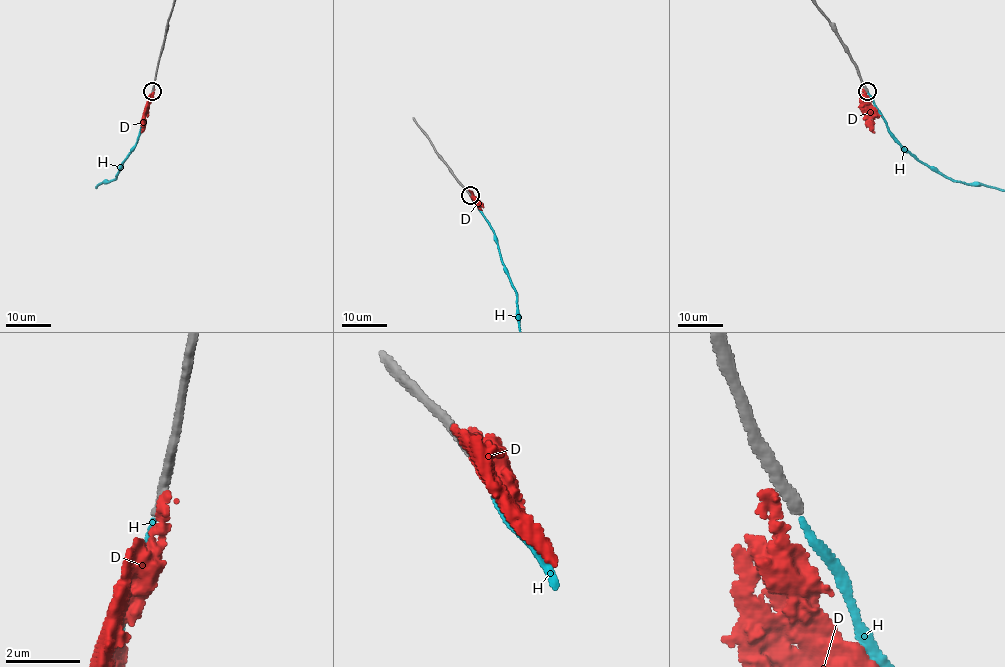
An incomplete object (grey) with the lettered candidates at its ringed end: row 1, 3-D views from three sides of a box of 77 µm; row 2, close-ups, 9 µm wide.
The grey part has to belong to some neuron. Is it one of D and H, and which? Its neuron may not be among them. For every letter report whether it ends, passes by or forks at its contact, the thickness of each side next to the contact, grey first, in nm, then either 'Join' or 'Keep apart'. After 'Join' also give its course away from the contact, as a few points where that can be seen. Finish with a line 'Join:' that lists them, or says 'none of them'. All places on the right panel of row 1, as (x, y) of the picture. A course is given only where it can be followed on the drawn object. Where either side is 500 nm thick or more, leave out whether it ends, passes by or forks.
D: It ends there. Thickness 360 nm (grey) against 240 nm. Keep apart
H: It ends there. Thickness 280 nm (grey) against 170 nm. Join
Join: H

